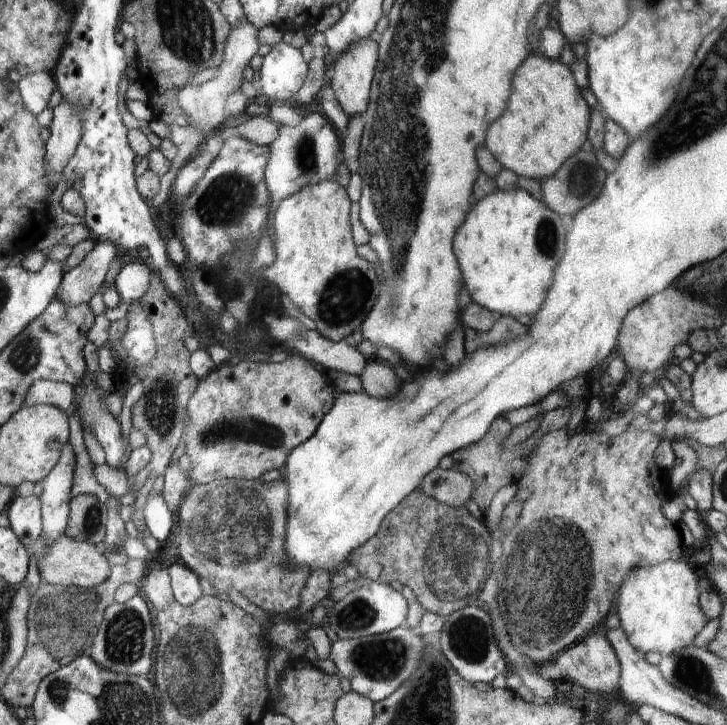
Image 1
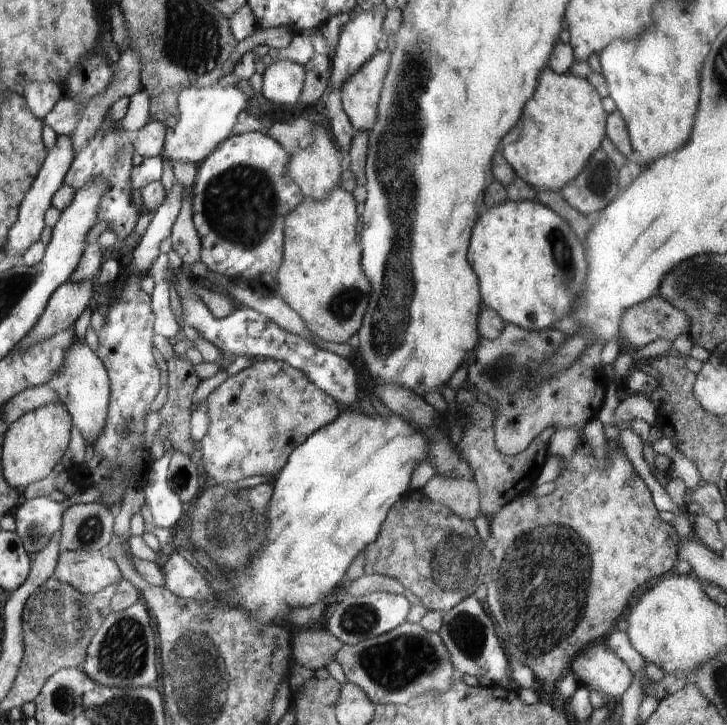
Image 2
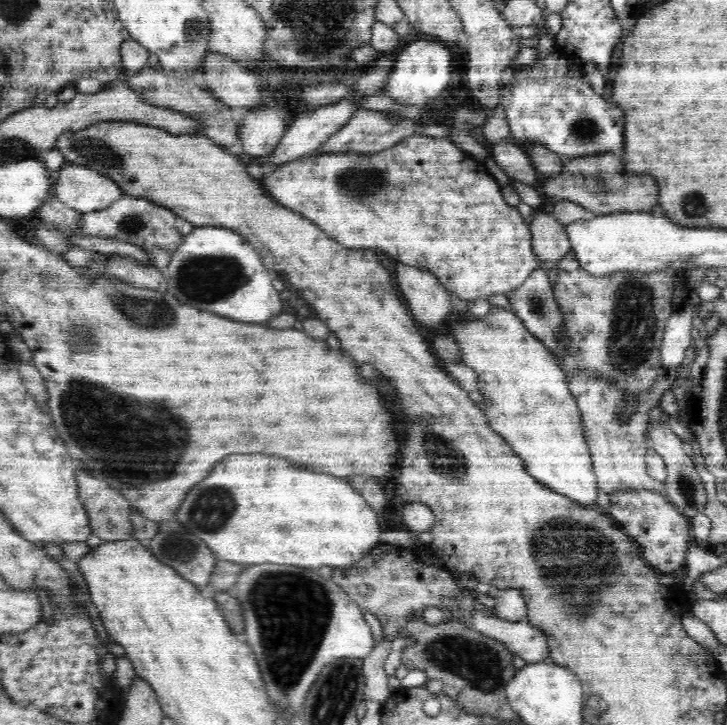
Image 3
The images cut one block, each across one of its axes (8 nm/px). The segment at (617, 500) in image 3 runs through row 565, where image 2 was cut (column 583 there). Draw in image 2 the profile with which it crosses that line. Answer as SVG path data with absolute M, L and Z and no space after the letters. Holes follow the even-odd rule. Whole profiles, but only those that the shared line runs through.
M602 640L585 647L570 663L568 673L580 678L580 684L586 685L590 690L606 692L608 696L622 696L634 679L626 664L608 648L606 641Z

